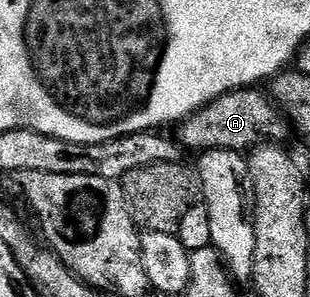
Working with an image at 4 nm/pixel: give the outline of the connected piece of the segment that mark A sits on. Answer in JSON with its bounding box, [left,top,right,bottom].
[179,87,290,154]

